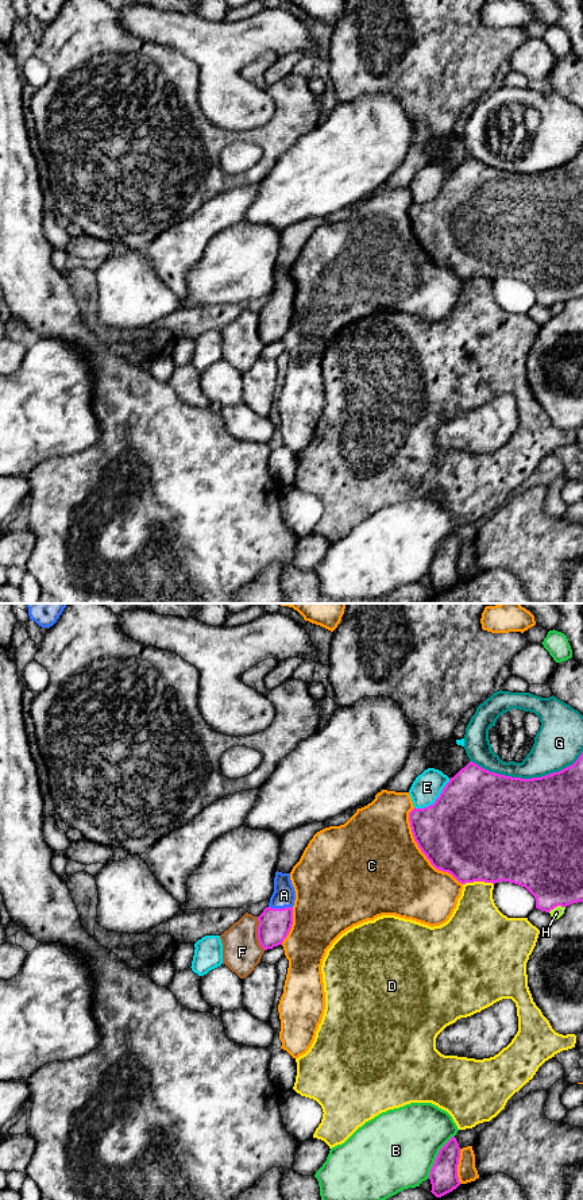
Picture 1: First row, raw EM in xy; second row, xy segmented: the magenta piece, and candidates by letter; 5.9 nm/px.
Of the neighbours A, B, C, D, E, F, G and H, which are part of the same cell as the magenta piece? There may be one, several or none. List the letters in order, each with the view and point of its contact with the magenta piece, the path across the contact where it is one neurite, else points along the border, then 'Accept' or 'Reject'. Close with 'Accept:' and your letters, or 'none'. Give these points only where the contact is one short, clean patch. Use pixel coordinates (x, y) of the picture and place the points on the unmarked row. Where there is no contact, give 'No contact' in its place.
A: Touches magenta at xy (281, 304). Accept
B: Touches magenta at xy (436, 552). Reject
C: Touches magenta at xy (421, 246). Reject
D: Touches magenta at xy (478, 276). Reject
E: Touches magenta at xy (436, 196). Reject
F: Touches magenta at xy (258, 328). Reject
G: Touches magenta at xy (526, 174). Reject
H: Touches magenta at xy (556, 301). Reject
Accept: A

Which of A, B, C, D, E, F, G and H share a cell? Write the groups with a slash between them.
A / B / C / D / E / F / G / H

